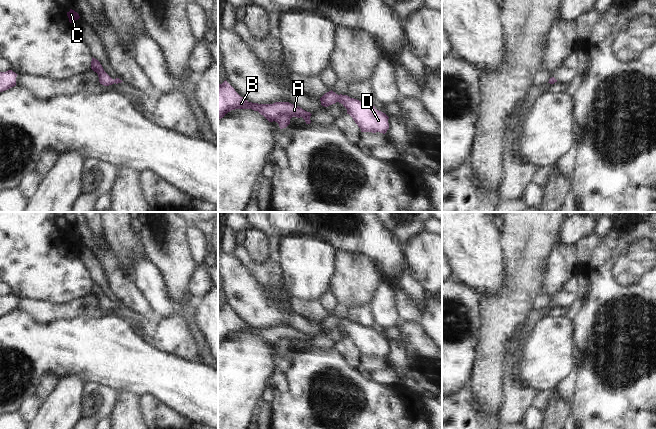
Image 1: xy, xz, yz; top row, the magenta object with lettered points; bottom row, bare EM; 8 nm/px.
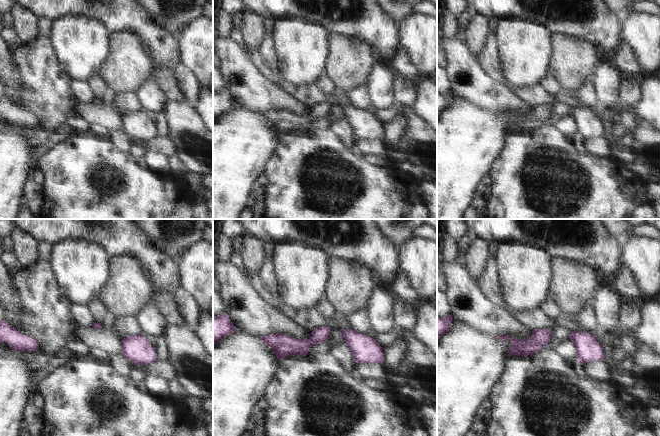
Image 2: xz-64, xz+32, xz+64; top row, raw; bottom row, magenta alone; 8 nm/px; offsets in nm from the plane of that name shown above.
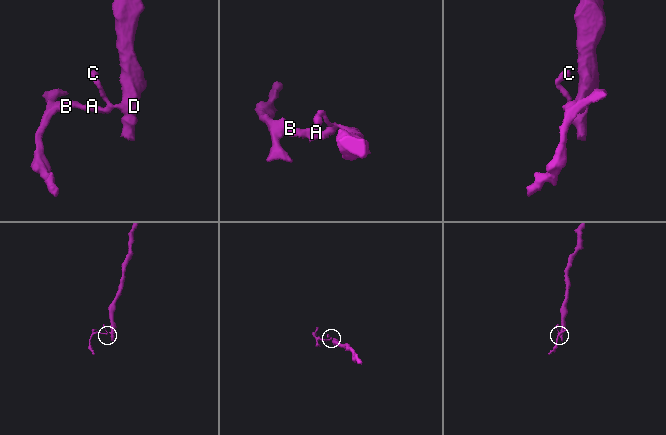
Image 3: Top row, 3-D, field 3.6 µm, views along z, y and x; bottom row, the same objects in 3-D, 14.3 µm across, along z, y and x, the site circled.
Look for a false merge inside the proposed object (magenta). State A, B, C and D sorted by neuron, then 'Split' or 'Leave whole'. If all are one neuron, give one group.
Groups: A B C D. Leave whole.

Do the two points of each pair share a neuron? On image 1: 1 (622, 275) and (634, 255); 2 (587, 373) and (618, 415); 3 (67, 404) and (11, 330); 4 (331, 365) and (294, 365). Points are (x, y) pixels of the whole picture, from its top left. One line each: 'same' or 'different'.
1: same
2: same
3: different
4: same

